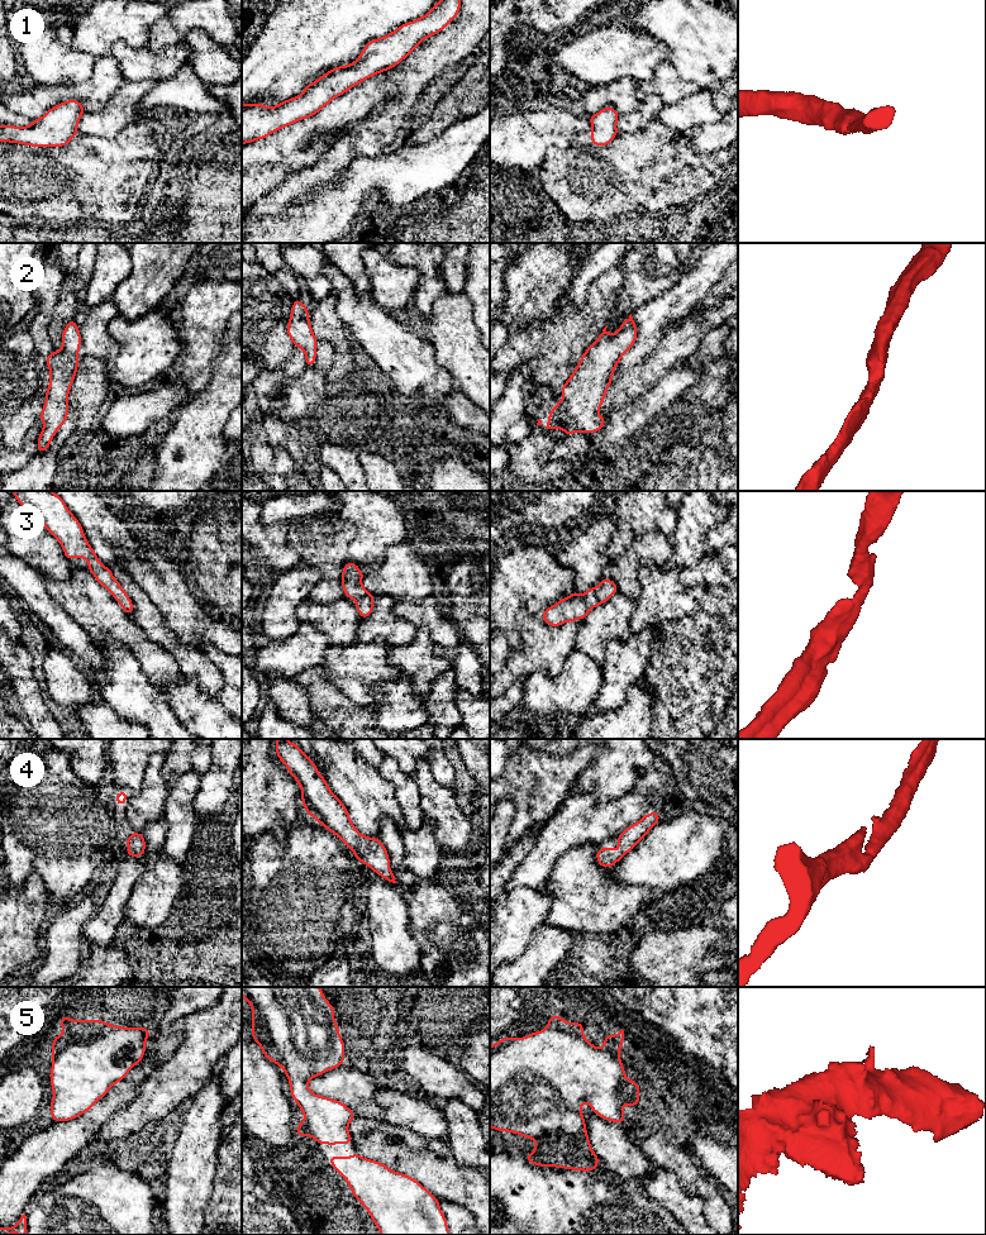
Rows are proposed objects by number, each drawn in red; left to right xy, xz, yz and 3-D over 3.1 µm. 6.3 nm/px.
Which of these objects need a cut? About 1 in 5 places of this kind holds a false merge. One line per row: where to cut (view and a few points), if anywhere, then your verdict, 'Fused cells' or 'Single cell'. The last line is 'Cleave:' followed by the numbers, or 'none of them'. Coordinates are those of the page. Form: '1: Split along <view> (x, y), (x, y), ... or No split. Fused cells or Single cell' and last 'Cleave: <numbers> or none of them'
1: No split. Single cell
2: No split. Single cell
3: No split. Single cell
4: No split. Single cell
5: No split. Single cell
Cleave: none of them

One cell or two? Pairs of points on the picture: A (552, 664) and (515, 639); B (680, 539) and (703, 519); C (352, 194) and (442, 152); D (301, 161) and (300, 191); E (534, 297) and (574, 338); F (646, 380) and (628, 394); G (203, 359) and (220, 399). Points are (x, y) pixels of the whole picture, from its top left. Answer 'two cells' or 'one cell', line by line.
A: two cells
B: one cell
C: one cell
D: two cells
E: two cells
F: one cell
G: two cells

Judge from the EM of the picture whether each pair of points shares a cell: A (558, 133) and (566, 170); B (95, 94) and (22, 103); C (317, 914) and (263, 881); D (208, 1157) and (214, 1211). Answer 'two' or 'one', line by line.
A: two
B: one
C: one
D: two

